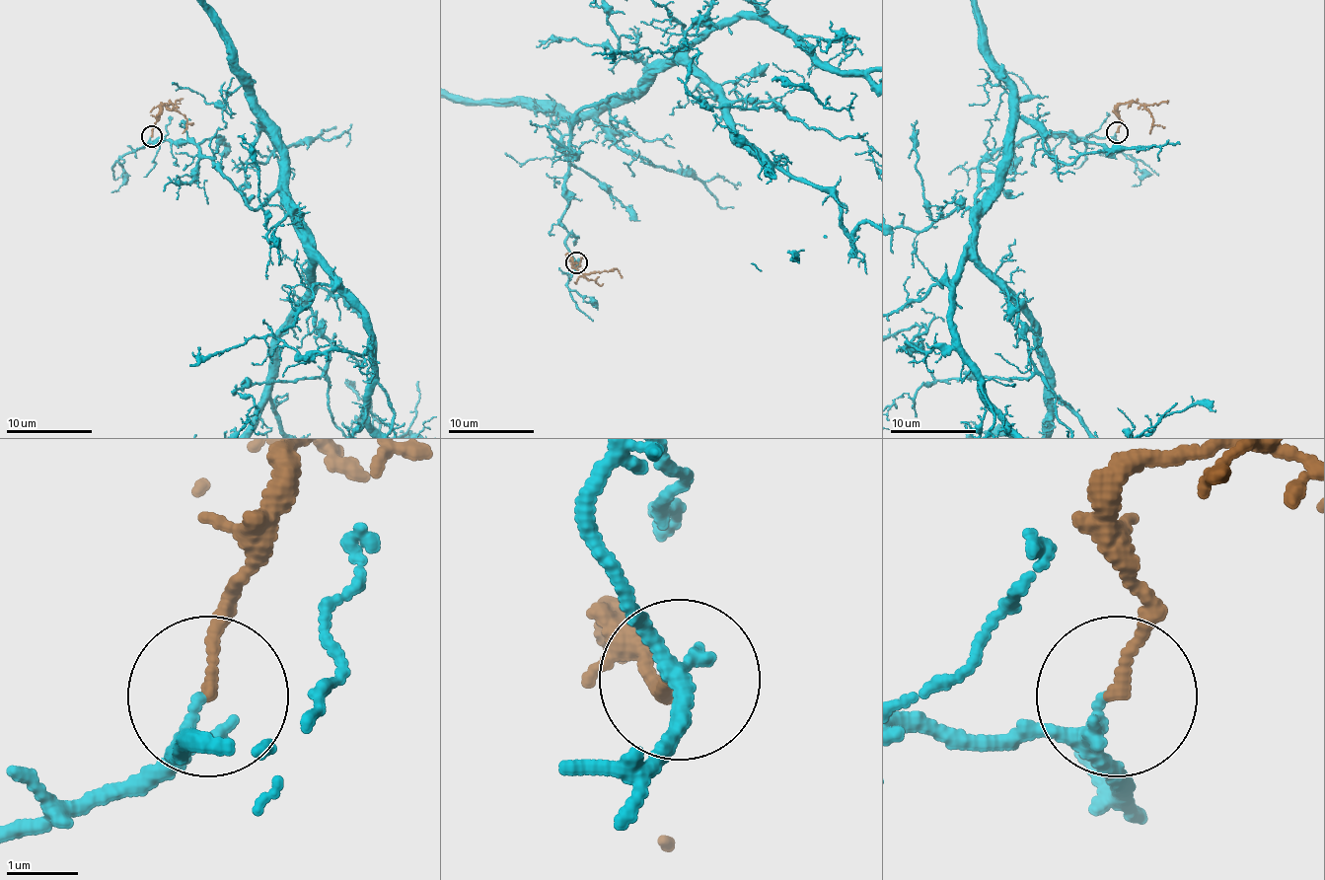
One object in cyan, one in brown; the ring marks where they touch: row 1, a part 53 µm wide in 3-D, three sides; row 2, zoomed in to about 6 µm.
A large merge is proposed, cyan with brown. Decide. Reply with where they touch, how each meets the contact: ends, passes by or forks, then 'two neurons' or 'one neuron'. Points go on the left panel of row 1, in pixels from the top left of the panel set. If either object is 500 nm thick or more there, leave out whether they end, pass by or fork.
place (151, 136); cyan forks; brown ends; two neurons

